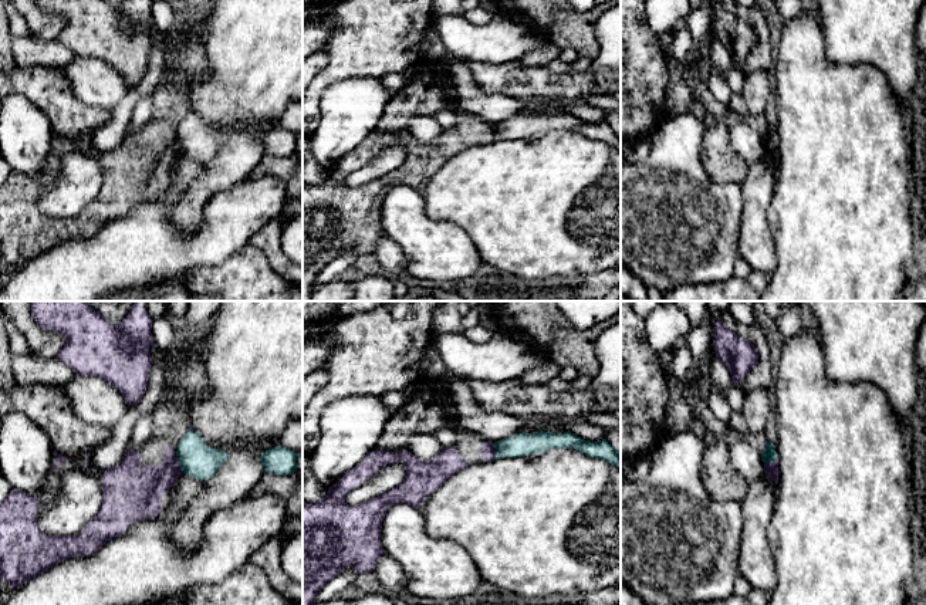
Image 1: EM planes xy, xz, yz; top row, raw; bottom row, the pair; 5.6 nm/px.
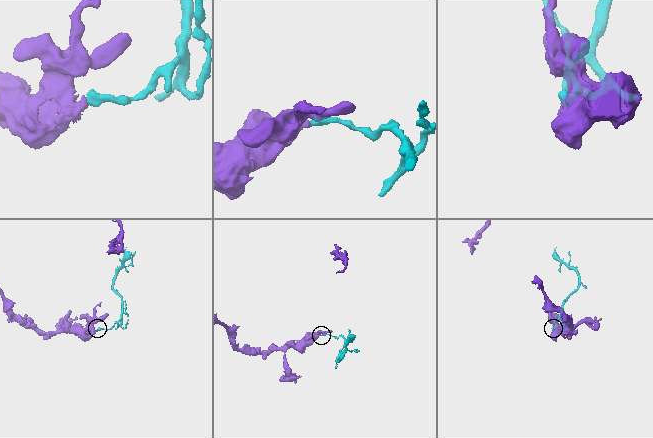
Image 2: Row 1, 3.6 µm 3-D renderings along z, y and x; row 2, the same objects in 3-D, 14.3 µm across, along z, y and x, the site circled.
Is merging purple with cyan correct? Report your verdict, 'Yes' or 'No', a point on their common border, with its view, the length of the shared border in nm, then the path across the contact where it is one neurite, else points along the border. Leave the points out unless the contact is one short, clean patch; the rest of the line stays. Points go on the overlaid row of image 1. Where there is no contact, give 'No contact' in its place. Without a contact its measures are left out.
No. Touches purple at xy (178, 463). Shared border 110 nm. Boundary: xy (175, 455), (182, 472)

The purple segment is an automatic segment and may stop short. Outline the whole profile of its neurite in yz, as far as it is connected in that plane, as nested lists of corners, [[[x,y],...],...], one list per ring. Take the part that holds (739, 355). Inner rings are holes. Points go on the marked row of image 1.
[[[720,320],[714,321],[714,349],[730,371],[737,385],[758,362],[758,351],[753,344],[729,331]]]

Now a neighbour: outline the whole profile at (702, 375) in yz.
[[[712,322],[712,339],[710,344],[707,347],[707,349],[704,351],[696,371],[694,371],[694,381],[697,383],[697,388],[700,391],[700,393],[707,399],[710,389],[712,389],[712,371],[710,371],[710,365],[712,365],[712,359],[717,355],[714,345],[713,345],[713,339],[714,339],[714,322]]]

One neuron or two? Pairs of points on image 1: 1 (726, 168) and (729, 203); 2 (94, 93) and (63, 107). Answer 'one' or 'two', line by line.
1: two
2: two

